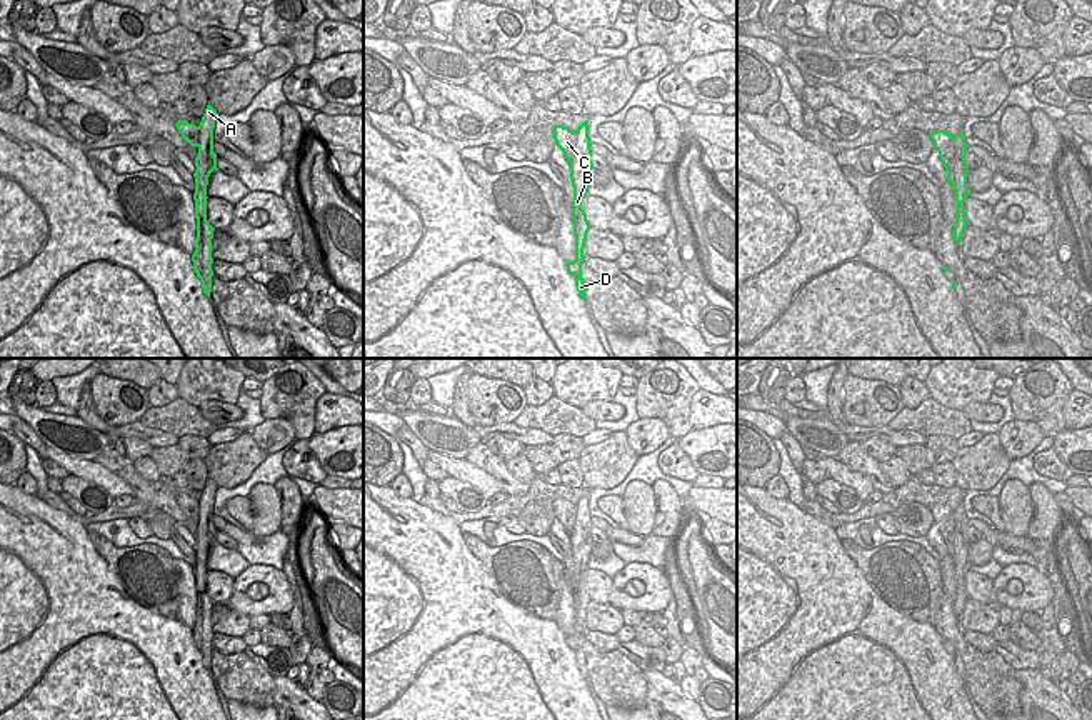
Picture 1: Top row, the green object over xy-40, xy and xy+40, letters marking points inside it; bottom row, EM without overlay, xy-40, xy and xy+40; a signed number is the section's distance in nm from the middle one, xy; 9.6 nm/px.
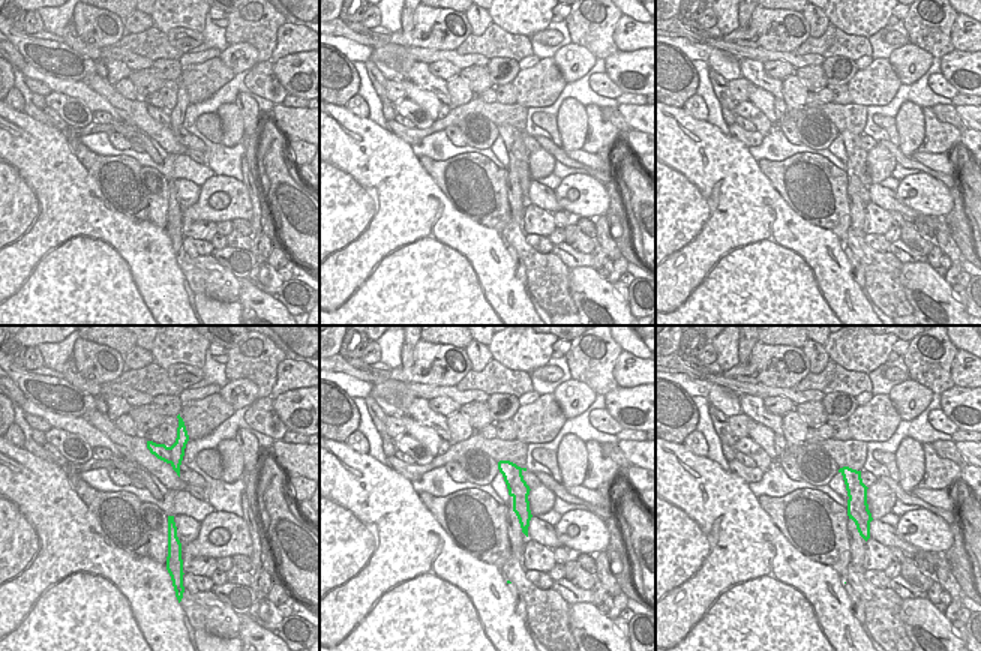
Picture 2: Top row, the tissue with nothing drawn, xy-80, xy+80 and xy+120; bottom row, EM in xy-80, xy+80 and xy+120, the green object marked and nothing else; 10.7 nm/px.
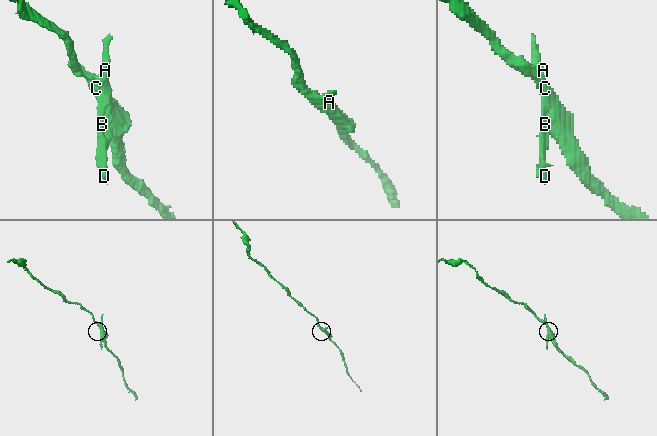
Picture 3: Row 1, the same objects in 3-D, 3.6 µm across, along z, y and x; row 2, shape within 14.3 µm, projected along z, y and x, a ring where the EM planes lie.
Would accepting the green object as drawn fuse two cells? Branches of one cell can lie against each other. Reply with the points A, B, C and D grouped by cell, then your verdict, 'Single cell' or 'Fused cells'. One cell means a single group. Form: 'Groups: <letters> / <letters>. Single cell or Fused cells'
Groups: A B D / C. Fused cells

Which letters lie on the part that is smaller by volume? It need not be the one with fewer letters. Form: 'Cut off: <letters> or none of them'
Cut off: A, B, D

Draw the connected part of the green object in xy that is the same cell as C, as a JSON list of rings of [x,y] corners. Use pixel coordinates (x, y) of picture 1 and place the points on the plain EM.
[[[555,498],[552,505],[555,518],[564,525],[565,532],[572,535],[577,522],[577,505],[564,498]]]

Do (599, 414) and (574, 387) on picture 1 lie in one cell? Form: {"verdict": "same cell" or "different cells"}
{"verdict": "different cells"}

